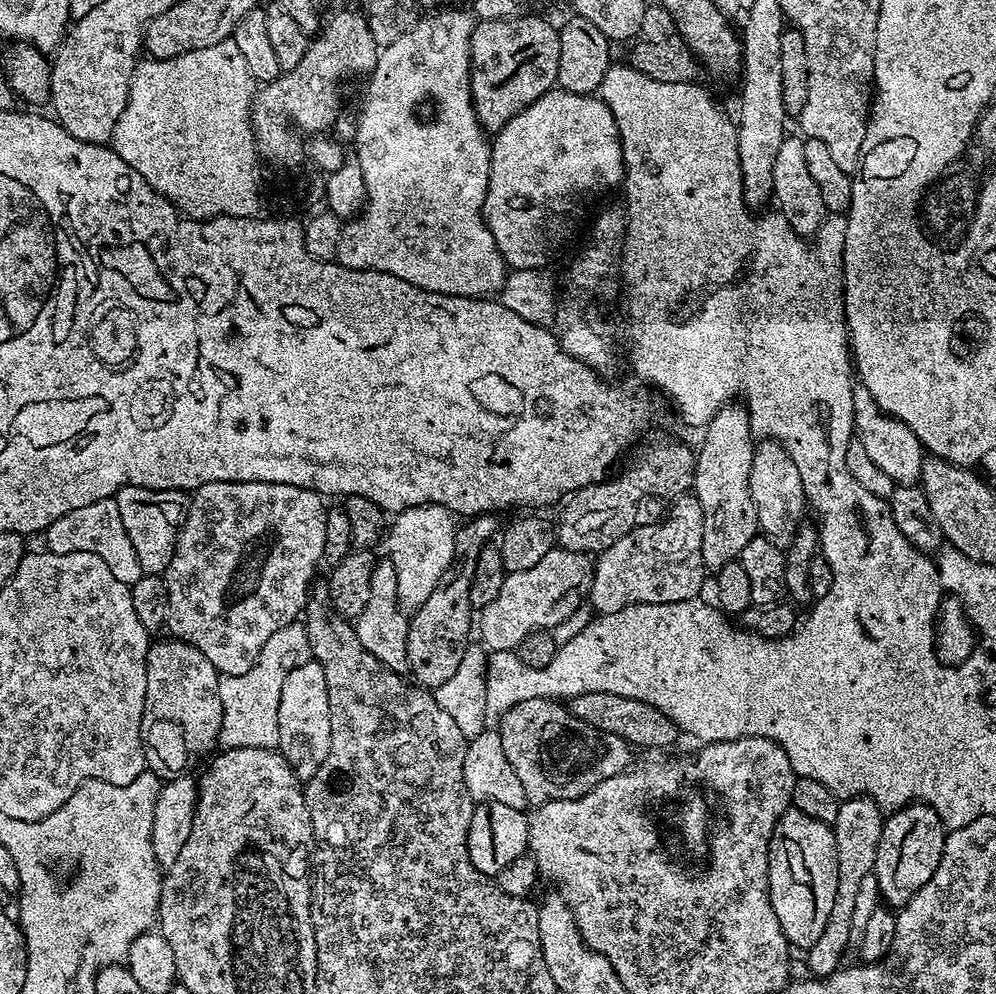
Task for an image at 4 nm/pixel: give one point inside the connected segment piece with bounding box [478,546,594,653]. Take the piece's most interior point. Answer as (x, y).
(542, 596)

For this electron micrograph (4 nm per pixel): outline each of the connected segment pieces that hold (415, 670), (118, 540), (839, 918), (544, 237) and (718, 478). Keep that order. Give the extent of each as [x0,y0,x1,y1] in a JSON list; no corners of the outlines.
[[408,514,496,690],[43,498,141,585],[806,796,885,978],[486,87,626,269],[694,439,758,570]]

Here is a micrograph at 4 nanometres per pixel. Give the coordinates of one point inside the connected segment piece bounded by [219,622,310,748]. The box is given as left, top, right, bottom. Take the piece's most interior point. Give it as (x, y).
(250, 701)

